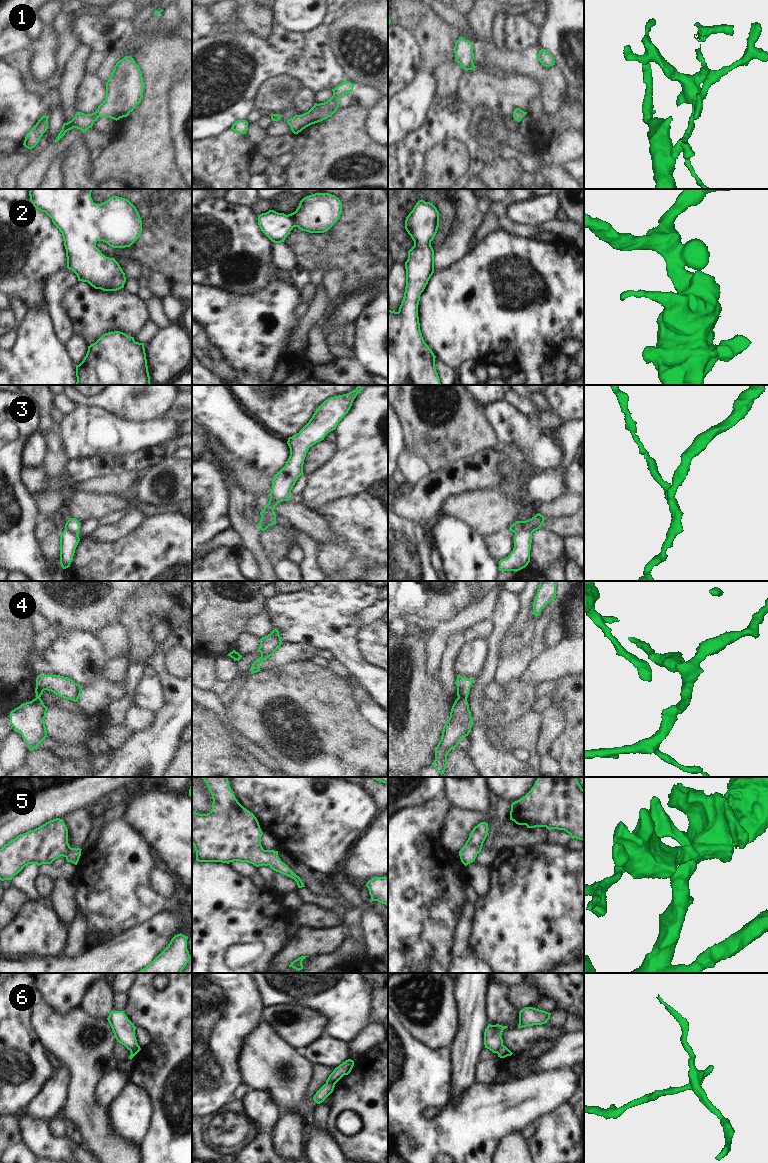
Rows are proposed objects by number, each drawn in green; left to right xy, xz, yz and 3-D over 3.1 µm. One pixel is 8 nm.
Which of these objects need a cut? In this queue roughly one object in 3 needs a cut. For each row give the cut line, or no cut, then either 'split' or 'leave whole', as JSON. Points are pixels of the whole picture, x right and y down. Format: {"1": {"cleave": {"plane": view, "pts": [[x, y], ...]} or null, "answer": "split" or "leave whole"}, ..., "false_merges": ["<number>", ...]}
{"1": {"cleave": null, "answer": "leave whole"}, "2": {"cleave": null, "answer": "leave whole"}, "3": {"cleave": {"plane": "xz", "pts": [[261, 517], [266, 521], [267, 527]]}, "answer": "split"}, "4": {"cleave": {"plane": "yz", "pts": [[458, 696], [466, 699]]}, "answer": "split"}, "5": {"cleave": null, "answer": "leave whole"}, "6": {"cleave": {"plane": "xz", "pts": [[326, 1083], [334, 1085]]}, "answer": "split"}, "false_merges": ["3", "4", "6"]}

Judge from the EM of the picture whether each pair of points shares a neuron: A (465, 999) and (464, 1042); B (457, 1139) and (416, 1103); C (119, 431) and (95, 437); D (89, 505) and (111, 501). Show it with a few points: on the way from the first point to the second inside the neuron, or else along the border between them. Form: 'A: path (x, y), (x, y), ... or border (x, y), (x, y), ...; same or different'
A: path (466, 1010), (466, 1031); same
B: path (444, 1133), (436, 1133), (419, 1116); same
C: path (113, 434), (101, 434); same
D: path (94, 505), (106, 504); same

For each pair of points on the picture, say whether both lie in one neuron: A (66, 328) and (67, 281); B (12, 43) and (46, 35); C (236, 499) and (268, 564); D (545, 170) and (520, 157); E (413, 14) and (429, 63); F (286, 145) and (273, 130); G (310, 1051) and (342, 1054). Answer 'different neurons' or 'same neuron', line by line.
A: same neuron
B: same neuron
C: same neuron
D: same neuron
E: same neuron
F: different neurons
G: same neuron

